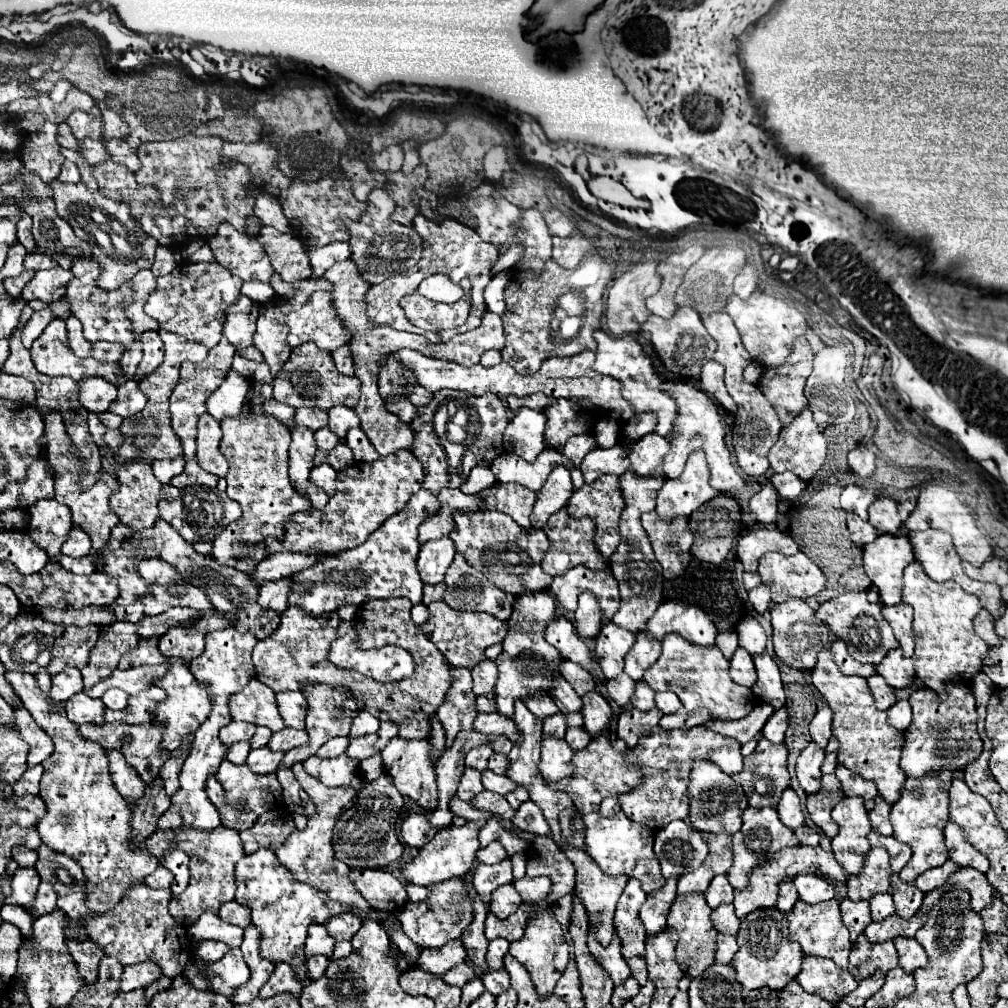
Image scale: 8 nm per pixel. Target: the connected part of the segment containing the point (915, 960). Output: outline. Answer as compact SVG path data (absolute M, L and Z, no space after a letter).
M897 936L895 940L895 948L899 952L899 966L907 972L913 972L921 966L925 966L927 962L927 954L923 950L923 946L915 940L915 938L903 938L903 936Z

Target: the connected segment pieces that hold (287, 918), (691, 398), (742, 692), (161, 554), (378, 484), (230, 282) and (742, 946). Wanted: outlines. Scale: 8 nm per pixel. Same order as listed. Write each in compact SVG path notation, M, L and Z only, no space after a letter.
M257 850L253 854L243 856L235 866L235 880L237 880L235 900L251 908L253 924L261 932L263 938L261 956L275 964L289 962L305 986L309 982L305 968L305 954L303 954L307 928L311 924L325 924L325 920L335 914L349 912L345 910L347 906L341 906L339 902L331 902L321 890L315 890L313 886L293 880L291 874L277 860L275 852L271 850Z
M665 382L663 390L675 398L677 412L679 412L679 416L675 420L675 432L671 436L667 436L671 440L671 452L665 458L667 478L677 478L683 472L687 456L695 448L701 448L701 450L705 450L707 464L711 468L711 486L717 488L719 492L743 492L747 488L747 482L737 474L737 470L731 462L731 452L725 444L725 430L723 430L723 422L721 422L717 404L703 390L697 390L685 382Z
M667 634L661 646L663 646L663 652L659 660L643 674L643 680L647 682L647 686L653 688L655 692L671 690L679 696L681 704L687 710L707 708L711 710L715 720L739 720L739 718L745 718L755 708L757 700L753 698L753 692L745 686L735 684L729 678L729 662L723 658L717 646L701 648L697 644L687 642L679 634Z
M159 518L155 522L155 526L145 532L135 532L135 530L129 530L129 526L125 526L125 524L117 524L113 528L113 534L109 536L109 542L105 542L105 546L101 550L95 550L93 558L97 562L97 570L105 570L105 574L109 574L111 578L117 580L117 584L119 584L117 604L121 604L121 606L133 604L149 588L149 586L145 586L145 580L137 574L137 564L145 558L161 558L163 562L177 566L177 570L181 570L181 574L185 574L185 578L189 578L189 582L193 582L195 586L201 586L201 590L205 590L207 598L211 600L211 604L217 610L233 612L237 616L237 622L235 622L237 630L249 630L261 640L261 638L267 638L269 634L273 634L273 630L279 626L281 616L273 610L261 610L261 606L257 604L259 588L257 588L257 584L253 584L249 574L239 572L229 566L221 566L213 556L197 554L193 550L193 544L183 540L163 518Z
M399 450L393 456L379 458L375 462L355 462L349 470L337 474L337 492L327 502L325 510L309 508L297 512L285 522L283 540L265 538L265 552L311 552L311 554L333 554L359 546L377 530L389 516L401 512L409 496L423 486L423 466L409 452Z
M183 260L173 268L173 272L157 278L157 288L149 296L149 300L145 304L145 312L151 318L155 318L163 330L175 332L179 336L185 336L187 340L195 340L207 348L213 348L221 340L225 310L231 304L235 304L237 298L241 296L241 284L243 284L243 280L235 278L235 274L231 274L231 270L221 266L219 262L185 262Z
M761 908L741 920L741 928L737 934L739 950L731 964L737 970L737 982L743 986L745 994L761 986L783 988L799 974L803 950L789 940L787 932L789 924L785 922L785 914L779 908Z

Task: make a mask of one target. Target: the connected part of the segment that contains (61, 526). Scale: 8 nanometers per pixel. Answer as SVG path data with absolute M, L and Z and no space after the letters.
M41 500L29 508L27 532L49 558L61 554L61 544L71 530L71 514L65 504L57 500Z

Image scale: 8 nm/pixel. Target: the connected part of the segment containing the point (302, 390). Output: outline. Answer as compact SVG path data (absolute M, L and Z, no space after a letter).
M303 344L303 346L293 348L283 370L273 380L275 400L289 404L293 408L315 406L315 408L329 410L331 406L337 406L337 404L343 404L343 406L353 404L353 408L355 408L357 400L359 400L359 388L361 388L361 382L339 374L337 368L333 366L331 354L327 350L317 348L315 344Z

